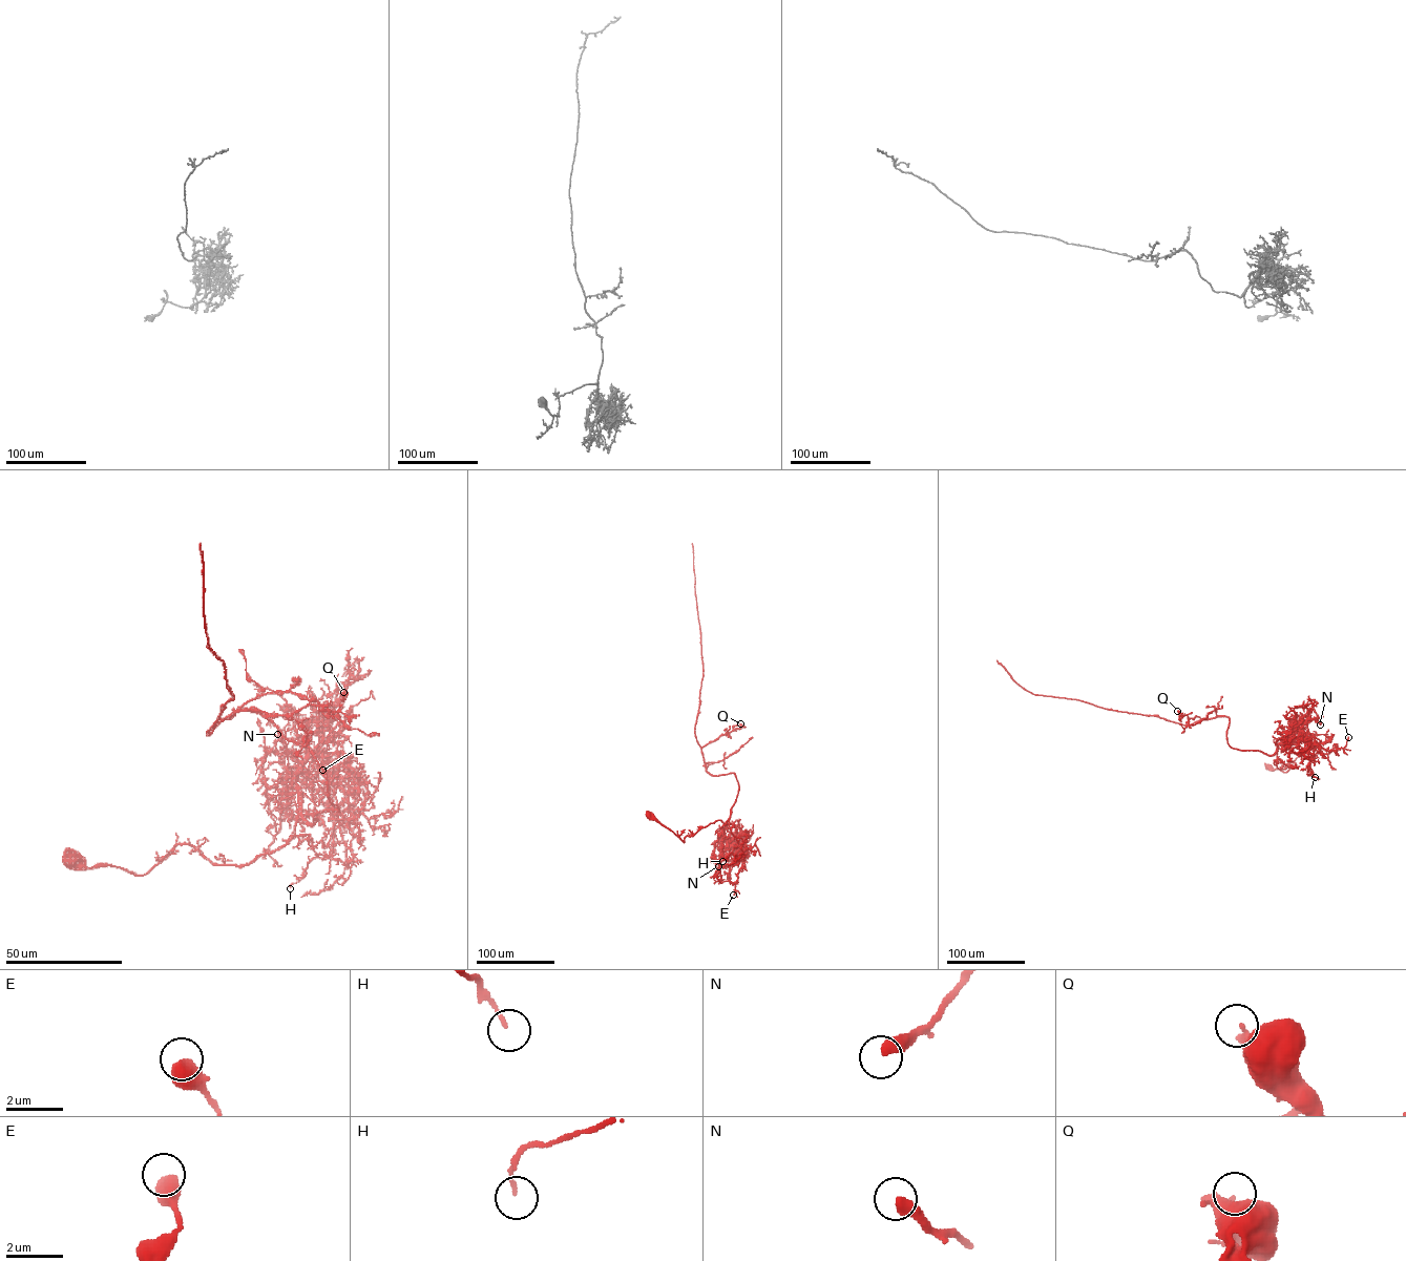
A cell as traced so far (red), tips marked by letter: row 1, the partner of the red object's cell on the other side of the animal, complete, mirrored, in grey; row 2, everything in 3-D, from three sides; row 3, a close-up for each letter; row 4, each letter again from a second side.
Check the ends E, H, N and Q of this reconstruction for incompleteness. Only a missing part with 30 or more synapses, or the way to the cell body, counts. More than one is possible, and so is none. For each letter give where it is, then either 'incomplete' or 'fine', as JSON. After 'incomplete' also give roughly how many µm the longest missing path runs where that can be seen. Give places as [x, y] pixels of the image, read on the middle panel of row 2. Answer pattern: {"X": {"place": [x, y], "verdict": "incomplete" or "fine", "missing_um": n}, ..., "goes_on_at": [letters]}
{"E": {"place": [733, 895], "verdict": "fine"}, "H": {"place": [722, 861], "verdict": "fine"}, "N": {"place": [718, 866], "verdict": "fine"}, "Q": {"place": [740, 723], "verdict": "fine"}, "goes_on_at": []}

